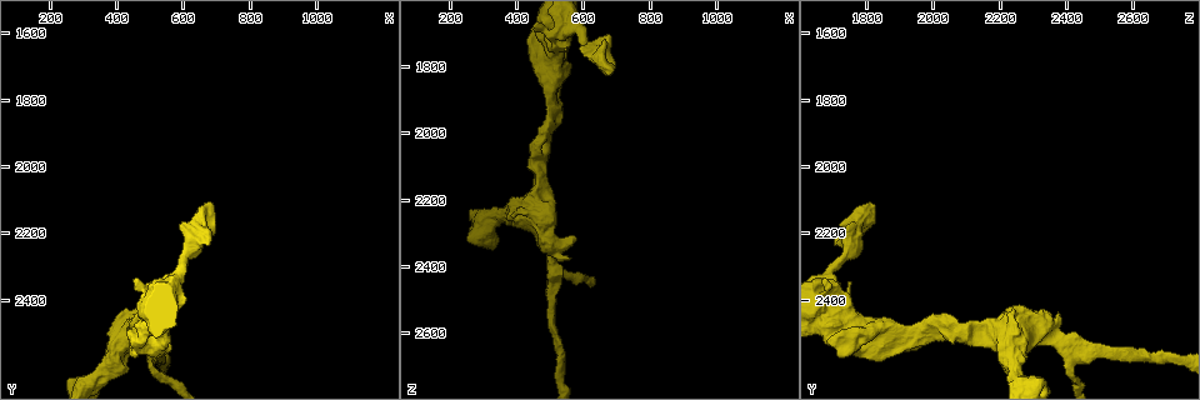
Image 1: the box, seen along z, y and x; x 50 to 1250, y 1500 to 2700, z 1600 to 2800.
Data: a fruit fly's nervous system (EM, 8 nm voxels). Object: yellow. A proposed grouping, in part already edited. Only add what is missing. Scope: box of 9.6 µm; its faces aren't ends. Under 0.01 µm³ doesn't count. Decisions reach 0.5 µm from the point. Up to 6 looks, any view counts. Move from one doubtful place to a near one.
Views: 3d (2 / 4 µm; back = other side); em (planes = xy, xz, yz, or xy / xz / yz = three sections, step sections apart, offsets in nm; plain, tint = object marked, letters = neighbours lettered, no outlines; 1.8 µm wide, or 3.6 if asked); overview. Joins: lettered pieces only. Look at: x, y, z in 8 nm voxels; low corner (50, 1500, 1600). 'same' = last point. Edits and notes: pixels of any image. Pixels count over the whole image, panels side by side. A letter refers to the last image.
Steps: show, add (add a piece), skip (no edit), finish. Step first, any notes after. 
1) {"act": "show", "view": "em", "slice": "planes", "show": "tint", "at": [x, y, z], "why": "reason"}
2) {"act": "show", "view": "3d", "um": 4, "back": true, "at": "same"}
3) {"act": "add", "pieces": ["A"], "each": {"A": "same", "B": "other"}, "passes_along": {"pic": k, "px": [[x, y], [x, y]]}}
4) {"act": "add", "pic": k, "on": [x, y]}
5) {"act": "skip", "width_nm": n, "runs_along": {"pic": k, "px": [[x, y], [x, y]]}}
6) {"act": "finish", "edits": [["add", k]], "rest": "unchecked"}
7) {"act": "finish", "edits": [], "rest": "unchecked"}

{"act": "show", "view": "3d", "um": 2, "at": [540, 2350, 1750], "why": "thick end"}

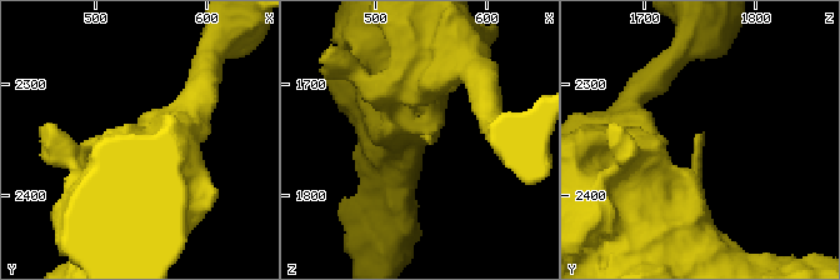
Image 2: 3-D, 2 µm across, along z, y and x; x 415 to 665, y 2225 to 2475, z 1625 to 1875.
{"act": "show", "view": "em", "slice": "planes", "show": "letters", "at": [544, 2348, 1756], "why": "now the EM"}

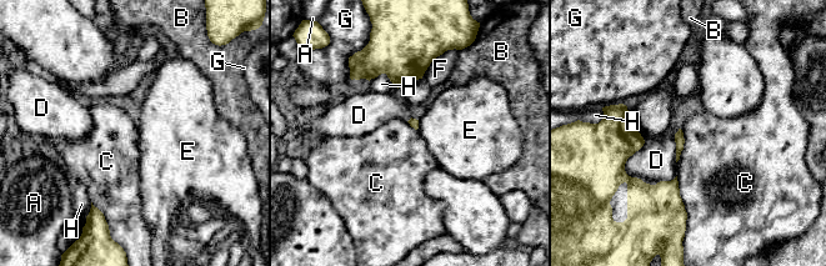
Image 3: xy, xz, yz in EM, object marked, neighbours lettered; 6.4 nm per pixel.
{"act": "skip", "each": {"A": "other", "B": "other", "C": "other", "D": "other", "E": "other", "F": "other", "G": "other", "H": "other"}, "border": {"pic": 3, "px": [[676, 175], [679, 194], [687, 219]]}, "found": "none of them fits"}

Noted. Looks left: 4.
{"act": "show", "view": "3d", "um": 4, "at": [460, 2520, 1690], "why": "thick end"}

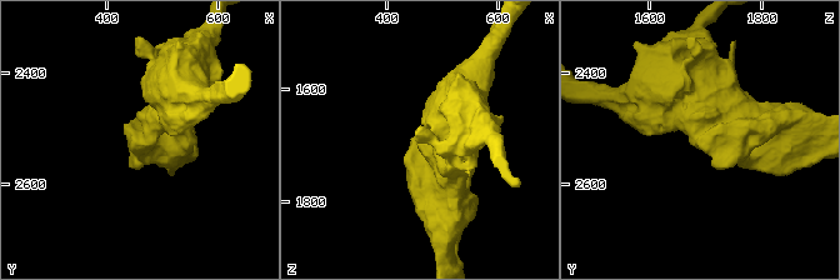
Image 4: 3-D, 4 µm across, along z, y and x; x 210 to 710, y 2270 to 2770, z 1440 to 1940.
{"act": "show", "view": "em", "slice": "yz", "step": 16, "show": "tint", "at": [460, 2525, 1690]}

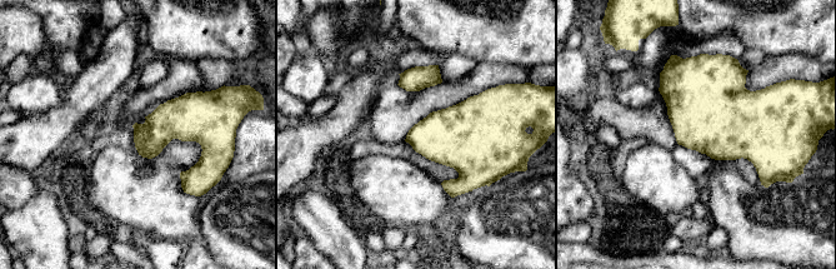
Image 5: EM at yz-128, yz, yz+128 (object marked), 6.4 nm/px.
{"act": "show", "view": "em", "slice": "planes", "show": "letters", "at": "same", "why": "another direction"}

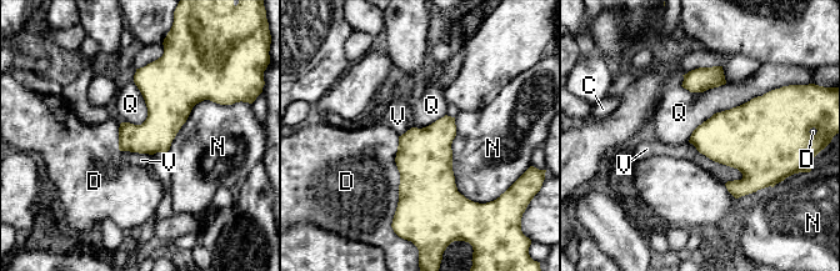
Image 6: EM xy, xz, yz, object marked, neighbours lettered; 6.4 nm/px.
{"act": "skip", "longest_contact_nm": ["Q", 650], "each": {"C": "other", "D": "other", "N": "other", "Q": "other", "V": "other"}, "border": {"pic": 6, "px": [[771, 89], [714, 113], [688, 141]]}, "found": "none of them fits"}

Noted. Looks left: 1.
{"act": "show", "view": "em", "slice": "xy", "step": 4, "show": "letters", "at": [560, 2440, 2380], "why": "branch stops here"}

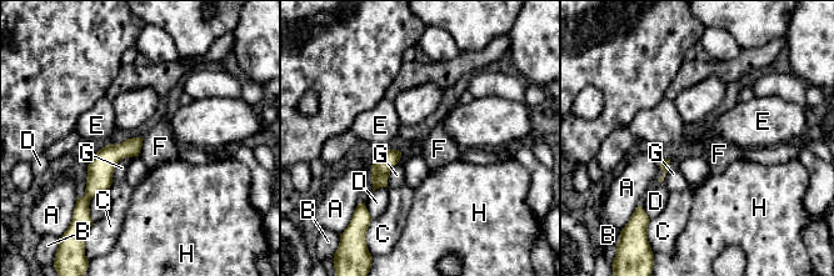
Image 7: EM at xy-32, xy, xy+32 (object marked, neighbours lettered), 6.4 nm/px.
{"act": "skip", "each": {"A": "other", "B": "other", "C": "other", "D": "other", "E": "other", "F": "other", "G": "other", "H": "other"}, "found": "none of them fits"}

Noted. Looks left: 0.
{"act": "finish", "edits": [], "rest": "unchecked"}

